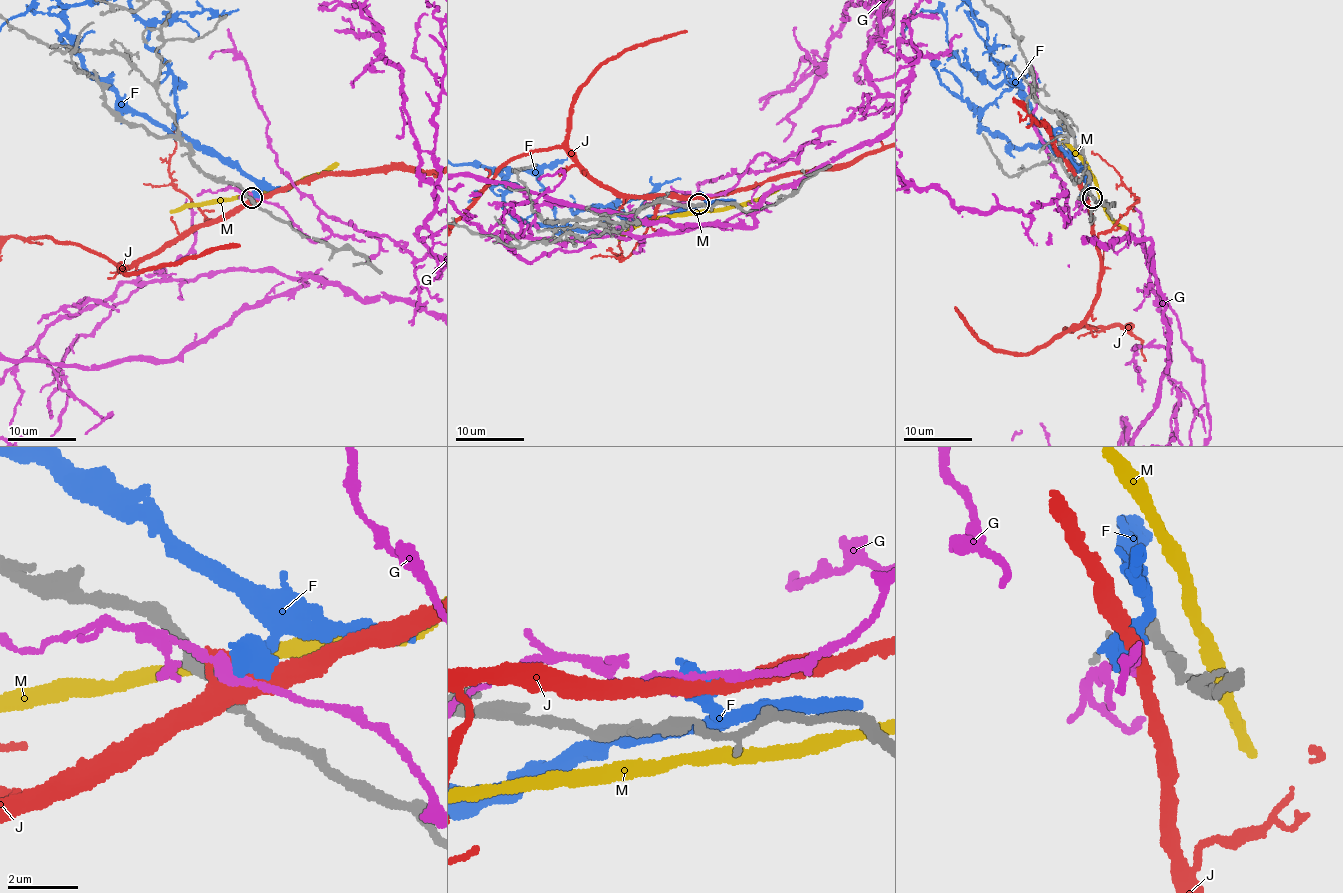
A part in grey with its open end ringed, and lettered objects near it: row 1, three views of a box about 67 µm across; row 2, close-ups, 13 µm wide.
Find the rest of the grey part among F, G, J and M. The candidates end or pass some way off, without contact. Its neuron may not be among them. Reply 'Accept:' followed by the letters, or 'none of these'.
Accept: G

